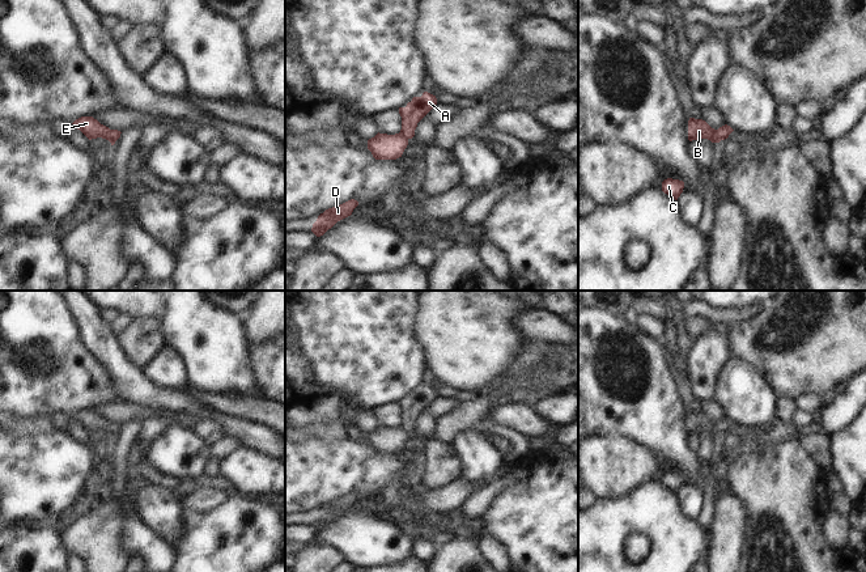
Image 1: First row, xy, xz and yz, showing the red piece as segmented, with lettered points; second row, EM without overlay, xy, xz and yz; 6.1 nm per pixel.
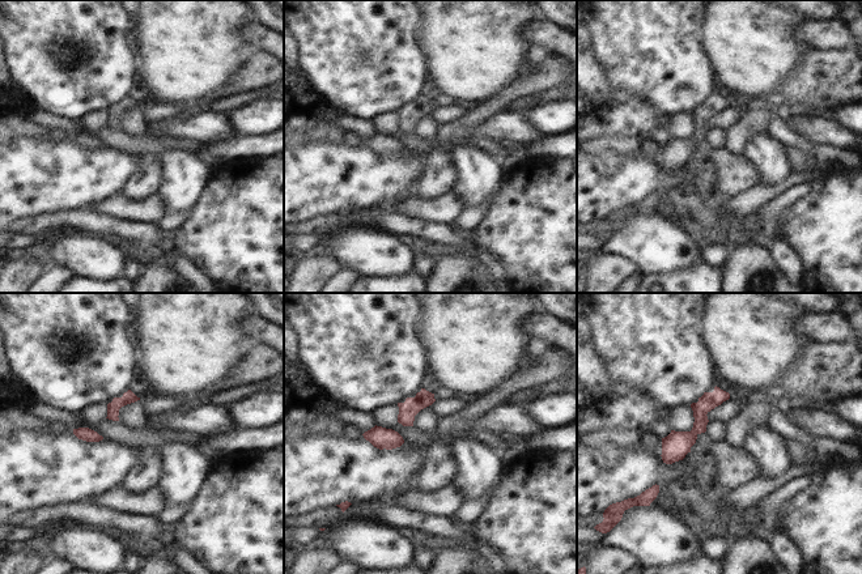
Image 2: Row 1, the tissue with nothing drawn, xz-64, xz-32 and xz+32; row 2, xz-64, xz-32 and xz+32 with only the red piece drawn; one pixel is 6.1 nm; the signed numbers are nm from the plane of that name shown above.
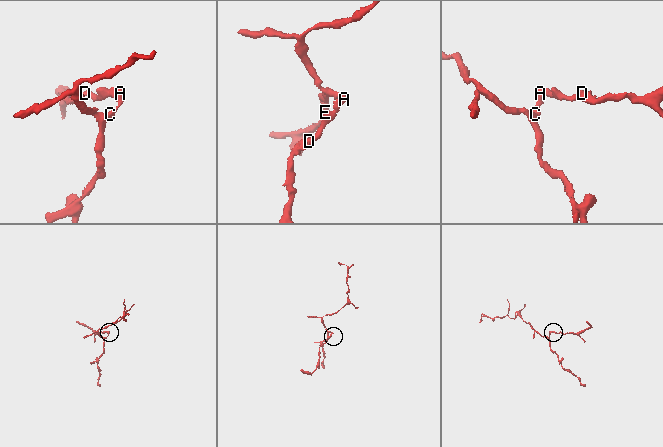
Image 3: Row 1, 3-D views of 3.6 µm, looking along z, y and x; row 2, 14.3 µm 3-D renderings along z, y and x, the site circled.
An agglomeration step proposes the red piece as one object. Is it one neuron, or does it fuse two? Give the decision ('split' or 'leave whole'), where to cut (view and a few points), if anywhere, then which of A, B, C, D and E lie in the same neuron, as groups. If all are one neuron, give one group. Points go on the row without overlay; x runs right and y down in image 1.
leave whole | no cut | A B C D E

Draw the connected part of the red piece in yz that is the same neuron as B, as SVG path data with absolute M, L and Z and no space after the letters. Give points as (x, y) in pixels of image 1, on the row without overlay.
M689 411L688 414L688 433L708 432L712 436L719 436L729 431L734 423L725 418L718 423L712 421L705 414Z

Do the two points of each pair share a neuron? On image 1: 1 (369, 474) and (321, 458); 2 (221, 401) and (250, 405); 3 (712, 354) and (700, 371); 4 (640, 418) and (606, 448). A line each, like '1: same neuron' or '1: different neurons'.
1: same neuron
2: same neuron
3: same neuron
4: different neurons

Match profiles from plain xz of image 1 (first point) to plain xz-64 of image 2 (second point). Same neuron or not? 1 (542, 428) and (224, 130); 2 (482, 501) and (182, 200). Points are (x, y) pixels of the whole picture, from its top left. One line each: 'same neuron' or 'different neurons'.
1: same neuron
2: different neurons

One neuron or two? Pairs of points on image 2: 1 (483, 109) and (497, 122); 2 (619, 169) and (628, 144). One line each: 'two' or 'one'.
1: two
2: two

